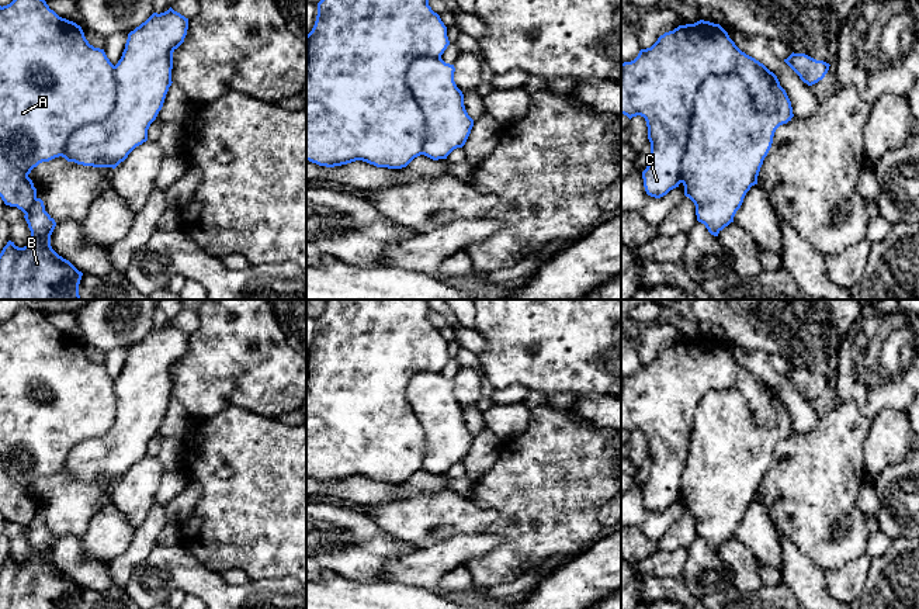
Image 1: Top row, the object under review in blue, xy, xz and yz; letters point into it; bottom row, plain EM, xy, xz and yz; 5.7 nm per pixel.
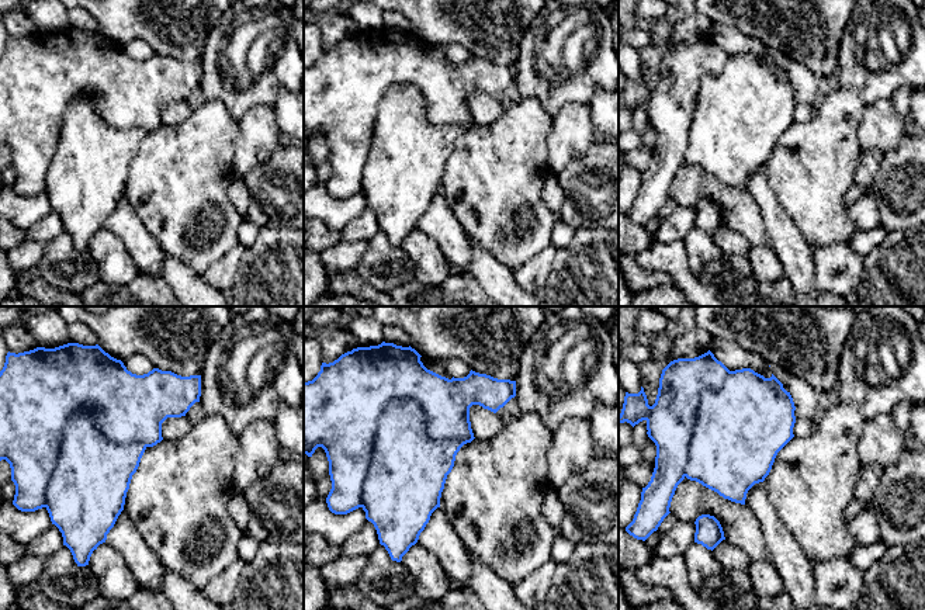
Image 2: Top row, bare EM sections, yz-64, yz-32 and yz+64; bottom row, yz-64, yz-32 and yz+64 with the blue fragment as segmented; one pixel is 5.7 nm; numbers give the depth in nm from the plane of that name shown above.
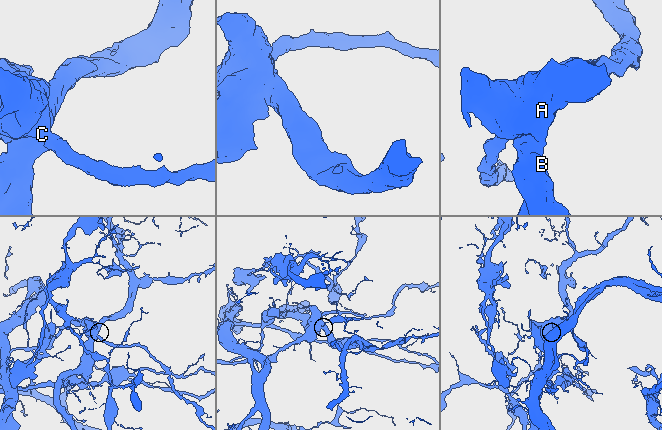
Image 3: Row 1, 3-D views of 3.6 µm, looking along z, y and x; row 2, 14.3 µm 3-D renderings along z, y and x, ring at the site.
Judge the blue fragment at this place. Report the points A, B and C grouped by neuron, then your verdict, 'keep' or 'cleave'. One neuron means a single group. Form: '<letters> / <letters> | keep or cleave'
A C / B | cleave

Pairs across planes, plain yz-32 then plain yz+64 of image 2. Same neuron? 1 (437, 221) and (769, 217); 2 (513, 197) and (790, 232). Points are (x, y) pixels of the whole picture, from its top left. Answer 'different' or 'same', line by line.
1: different
2: different

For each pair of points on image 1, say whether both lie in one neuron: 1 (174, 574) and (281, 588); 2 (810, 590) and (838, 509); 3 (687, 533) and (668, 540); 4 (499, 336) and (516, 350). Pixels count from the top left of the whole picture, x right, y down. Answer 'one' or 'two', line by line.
1: one
2: two
3: one
4: one

